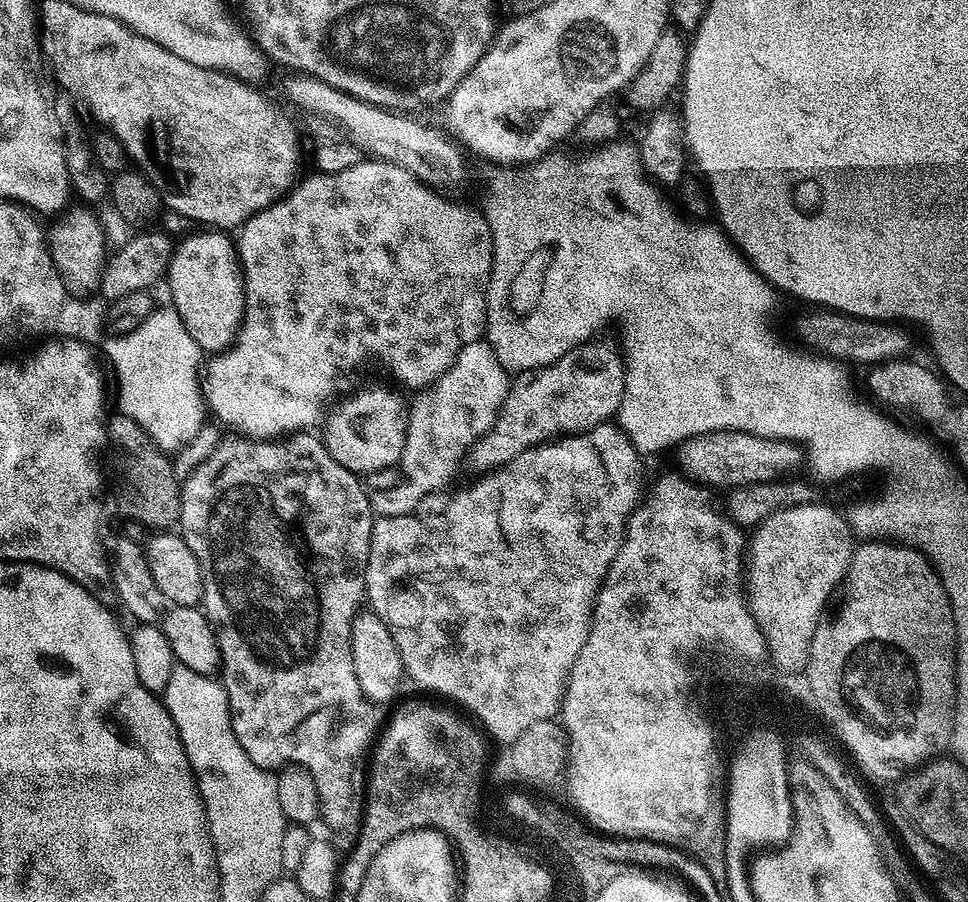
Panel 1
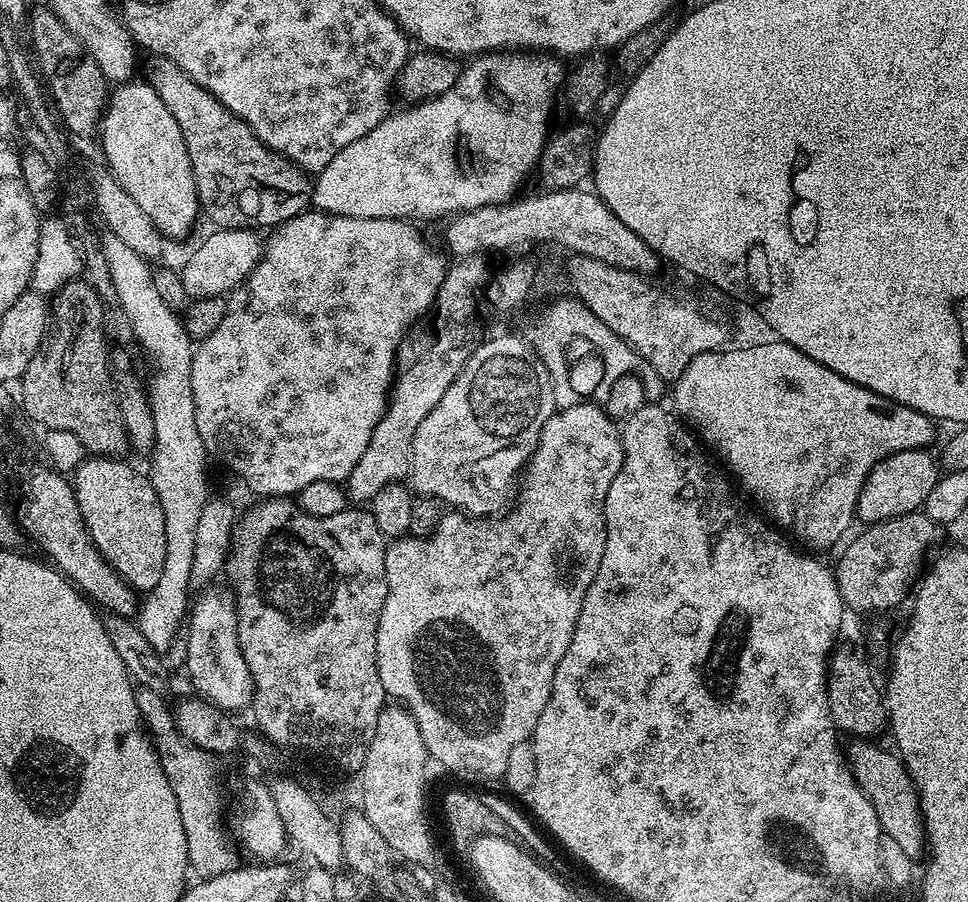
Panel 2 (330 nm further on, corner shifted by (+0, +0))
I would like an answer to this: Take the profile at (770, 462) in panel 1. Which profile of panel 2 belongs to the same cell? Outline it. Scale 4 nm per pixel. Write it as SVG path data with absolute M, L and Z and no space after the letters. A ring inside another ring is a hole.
M915 448L902 450L898 454L890 454L876 461L858 494L855 519L861 525L867 526L921 511L930 490L934 490L937 480L942 475L937 457L933 453L931 456L930 453L931 451L923 448Z

